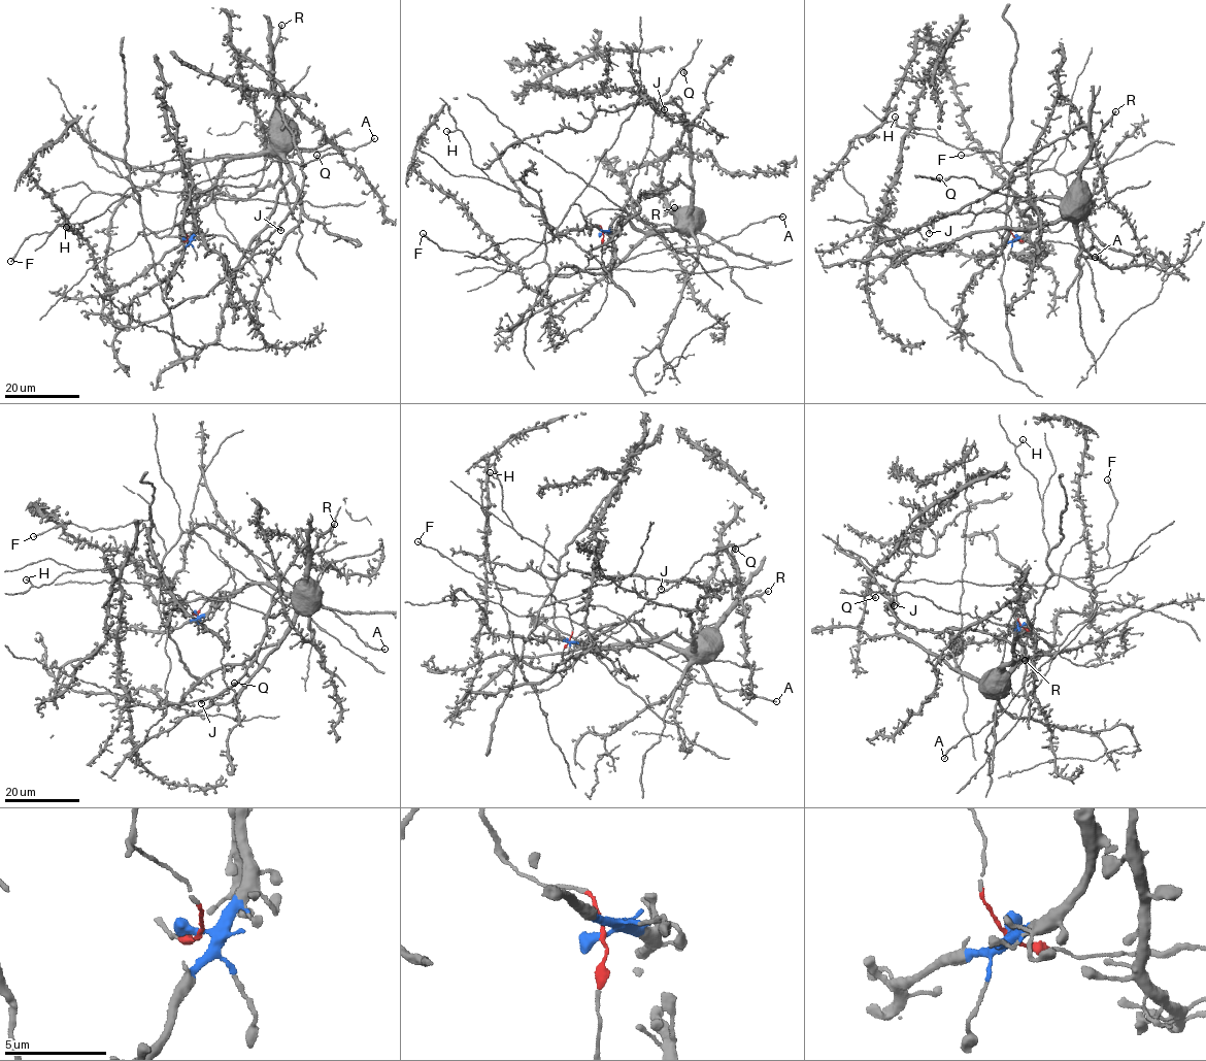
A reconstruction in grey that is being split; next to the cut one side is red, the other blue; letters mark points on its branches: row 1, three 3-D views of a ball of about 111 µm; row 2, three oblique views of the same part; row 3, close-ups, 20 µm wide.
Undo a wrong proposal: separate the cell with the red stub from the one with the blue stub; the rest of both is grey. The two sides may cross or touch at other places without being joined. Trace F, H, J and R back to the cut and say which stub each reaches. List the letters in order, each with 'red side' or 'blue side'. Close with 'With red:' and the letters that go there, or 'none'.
F: red side
H: red side
J: blue side
R: blue side
With red: F, H

